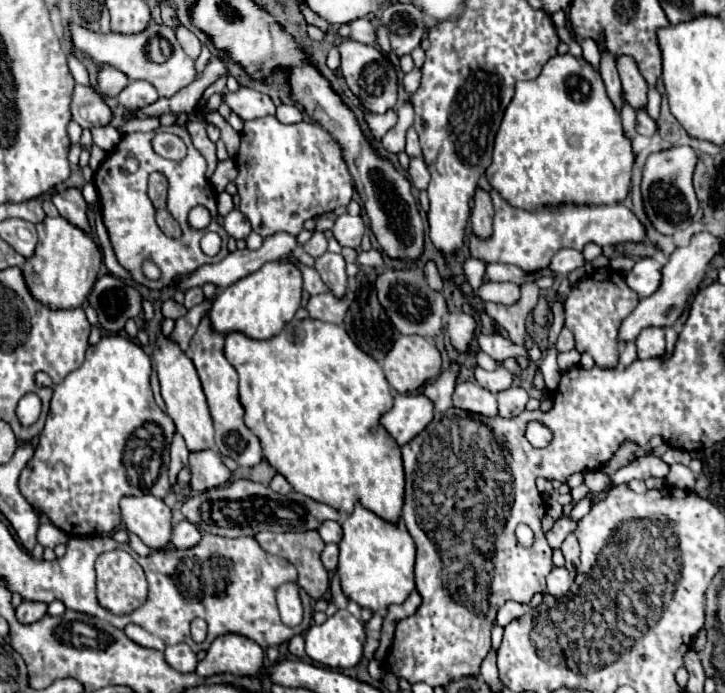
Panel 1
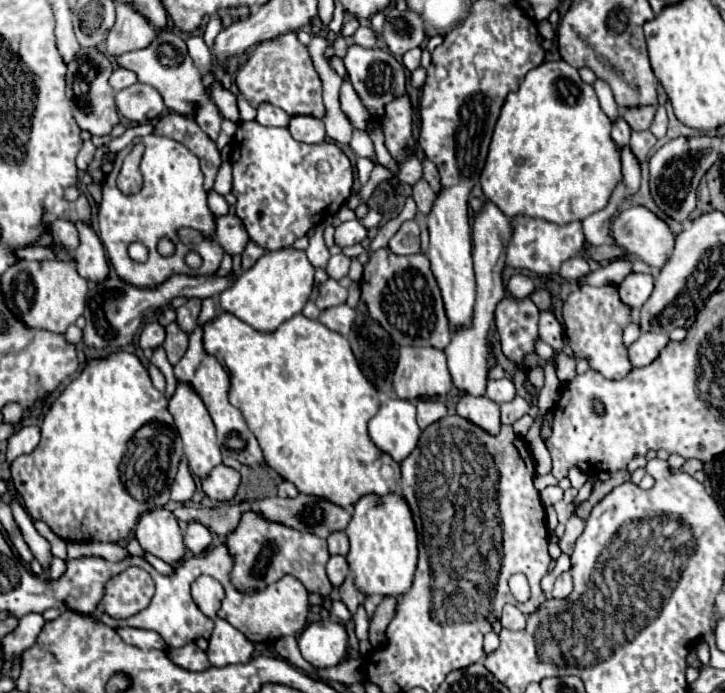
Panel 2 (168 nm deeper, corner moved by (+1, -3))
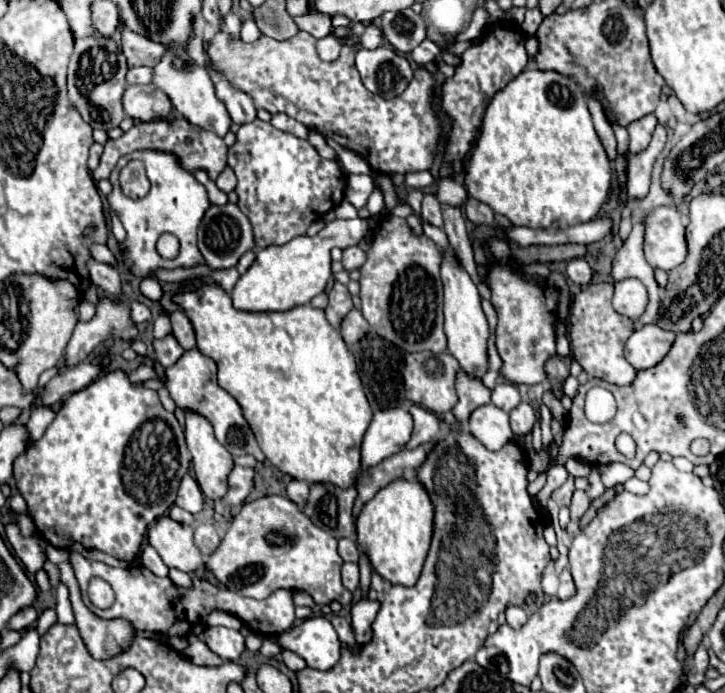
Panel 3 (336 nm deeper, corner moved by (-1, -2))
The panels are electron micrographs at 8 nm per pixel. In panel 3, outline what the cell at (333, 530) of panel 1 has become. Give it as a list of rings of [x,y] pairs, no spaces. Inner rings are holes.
[[[340,538],[340,540],[338,540],[338,554],[340,554],[342,560],[346,560],[346,562],[358,562],[358,558],[360,558],[358,546],[354,544],[352,538]]]

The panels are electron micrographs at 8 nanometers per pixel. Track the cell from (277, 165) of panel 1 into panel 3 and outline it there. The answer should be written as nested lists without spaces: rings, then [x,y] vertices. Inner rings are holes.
[[[258,118],[254,122],[242,124],[240,130],[236,132],[236,144],[228,150],[228,166],[234,170],[238,178],[236,186],[238,208],[248,216],[254,228],[254,242],[256,242],[254,250],[280,246],[296,236],[304,236],[312,222],[320,220],[326,212],[336,208],[344,198],[346,180],[336,160],[320,158],[308,140],[278,130],[270,122],[262,122]]]

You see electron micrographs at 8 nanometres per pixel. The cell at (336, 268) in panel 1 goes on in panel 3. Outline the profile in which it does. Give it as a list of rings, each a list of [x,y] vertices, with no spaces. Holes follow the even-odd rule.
[[[352,246],[352,248],[344,250],[342,266],[346,272],[352,272],[352,270],[358,270],[364,264],[364,260],[366,260],[366,254],[358,246]]]

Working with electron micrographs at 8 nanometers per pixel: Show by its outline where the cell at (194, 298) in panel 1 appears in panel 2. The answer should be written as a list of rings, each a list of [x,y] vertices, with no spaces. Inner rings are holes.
[[[188,299],[182,307],[176,309],[176,323],[184,333],[192,333],[198,327],[198,313],[200,313],[200,299]]]

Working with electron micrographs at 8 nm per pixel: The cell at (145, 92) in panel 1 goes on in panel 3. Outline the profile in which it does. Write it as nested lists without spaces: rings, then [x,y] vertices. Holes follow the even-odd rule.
[[[154,84],[144,86],[128,86],[122,98],[126,116],[140,120],[140,122],[152,122],[166,118],[172,112],[172,104],[168,96],[158,90]]]

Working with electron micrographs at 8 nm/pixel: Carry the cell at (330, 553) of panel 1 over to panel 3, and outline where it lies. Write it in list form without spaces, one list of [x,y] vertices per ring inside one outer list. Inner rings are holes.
[[[344,562],[342,564],[342,584],[354,592],[358,588],[358,564],[354,562]]]

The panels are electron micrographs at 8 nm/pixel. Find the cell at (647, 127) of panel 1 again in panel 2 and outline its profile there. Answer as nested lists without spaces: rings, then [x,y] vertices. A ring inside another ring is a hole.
[[[640,131],[632,133],[630,137],[630,149],[636,155],[636,159],[642,163],[648,157],[648,151],[656,145],[656,137],[650,131]]]

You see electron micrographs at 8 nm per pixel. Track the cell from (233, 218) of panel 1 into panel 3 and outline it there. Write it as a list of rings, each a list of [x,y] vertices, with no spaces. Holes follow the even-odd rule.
[[[226,204],[226,206],[210,206],[208,212],[204,214],[200,228],[198,228],[198,248],[206,260],[206,264],[214,270],[222,268],[232,268],[238,264],[240,256],[246,250],[254,248],[254,236],[252,236],[252,224],[250,220],[240,212],[236,204]]]

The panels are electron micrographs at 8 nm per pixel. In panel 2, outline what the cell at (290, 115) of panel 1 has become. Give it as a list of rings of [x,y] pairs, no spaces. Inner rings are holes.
[[[296,115],[292,117],[290,125],[288,125],[292,137],[296,141],[304,141],[304,143],[320,143],[326,139],[326,131],[324,131],[324,123],[316,117],[308,117],[308,115]]]

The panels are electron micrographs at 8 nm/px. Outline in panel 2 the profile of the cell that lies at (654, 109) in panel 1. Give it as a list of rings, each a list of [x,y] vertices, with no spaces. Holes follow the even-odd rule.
[[[660,105],[658,111],[656,111],[656,117],[654,117],[654,123],[650,127],[650,131],[660,139],[666,135],[666,127],[668,127],[668,115],[666,115],[666,109]]]

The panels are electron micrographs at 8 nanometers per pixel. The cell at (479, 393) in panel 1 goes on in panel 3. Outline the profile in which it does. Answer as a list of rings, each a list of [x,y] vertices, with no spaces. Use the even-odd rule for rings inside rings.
[[[494,404],[478,406],[468,420],[468,430],[490,450],[502,448],[502,444],[514,440],[508,424],[508,414]]]

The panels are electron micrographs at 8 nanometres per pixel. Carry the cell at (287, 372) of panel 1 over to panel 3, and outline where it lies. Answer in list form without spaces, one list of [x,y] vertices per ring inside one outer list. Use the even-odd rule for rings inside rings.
[[[200,286],[200,288],[194,288],[194,290],[186,290],[186,292],[178,294],[174,300],[184,308],[184,312],[190,316],[190,322],[194,324],[198,350],[204,356],[210,356],[218,364],[218,384],[228,394],[232,394],[236,398],[236,402],[242,406],[244,418],[248,420],[248,424],[250,424],[262,452],[266,454],[266,458],[278,470],[292,476],[294,480],[302,480],[302,482],[308,482],[308,484],[328,484],[330,482],[330,484],[334,484],[338,488],[356,486],[358,476],[364,474],[364,468],[362,468],[362,462],[360,462],[360,446],[362,446],[364,432],[368,430],[368,424],[372,420],[372,408],[370,408],[370,404],[366,400],[366,394],[364,394],[364,388],[362,388],[362,382],[360,382],[360,376],[358,376],[358,370],[356,370],[354,356],[348,350],[348,346],[346,346],[344,338],[340,336],[340,332],[330,326],[324,312],[318,310],[318,308],[312,308],[308,304],[286,310],[286,312],[256,312],[256,314],[254,312],[240,312],[240,310],[236,310],[232,306],[230,296],[220,286]]]

